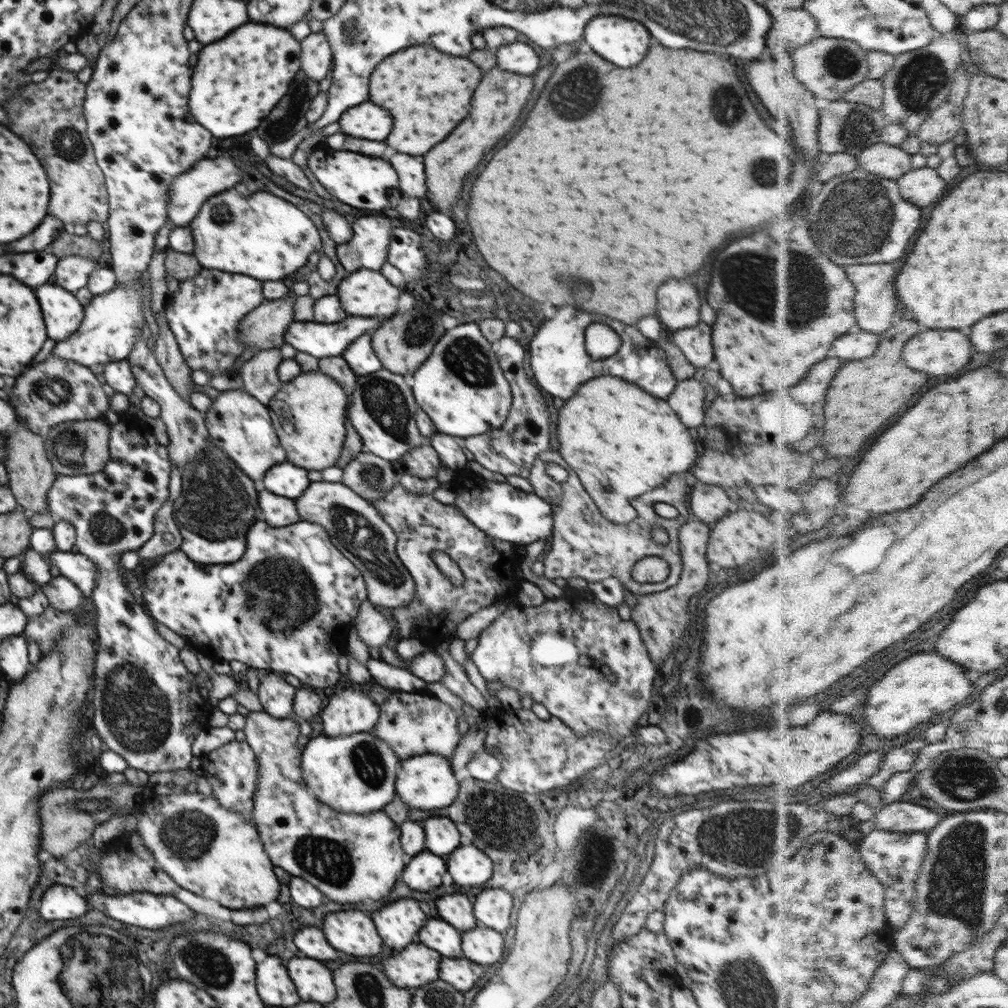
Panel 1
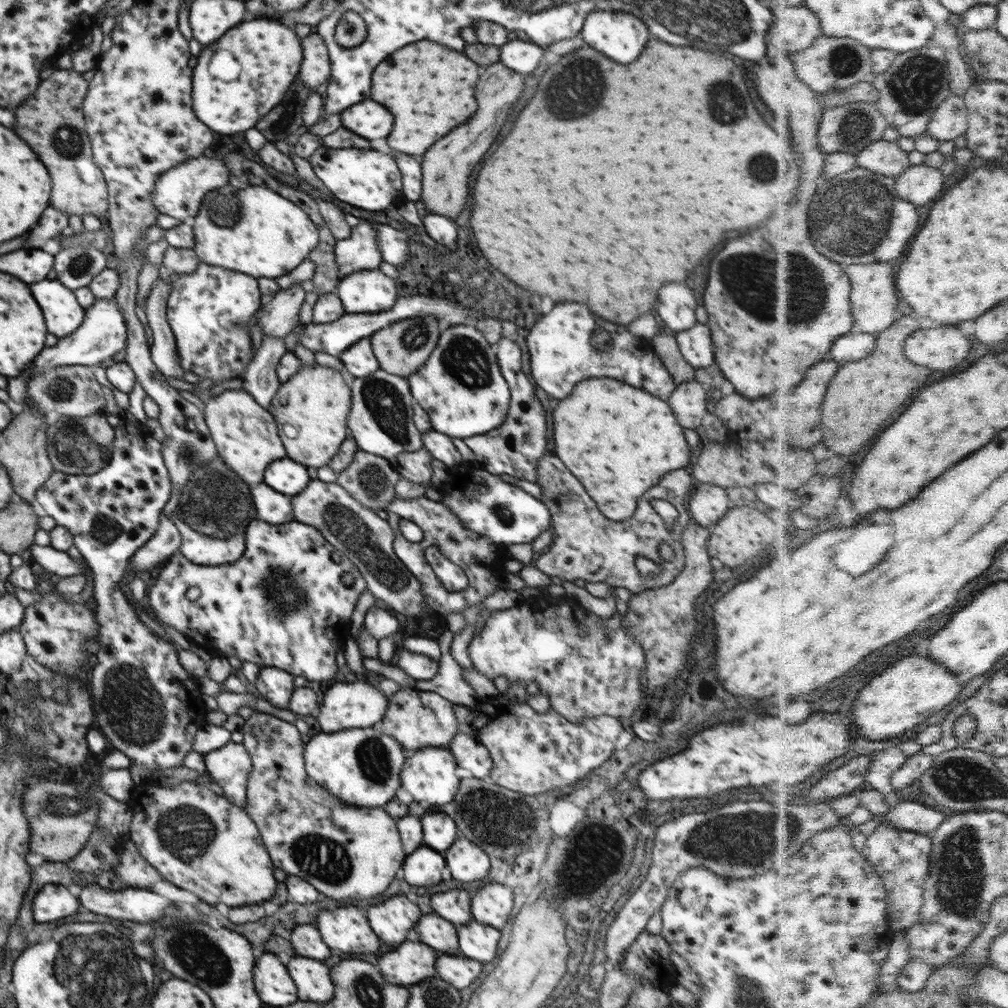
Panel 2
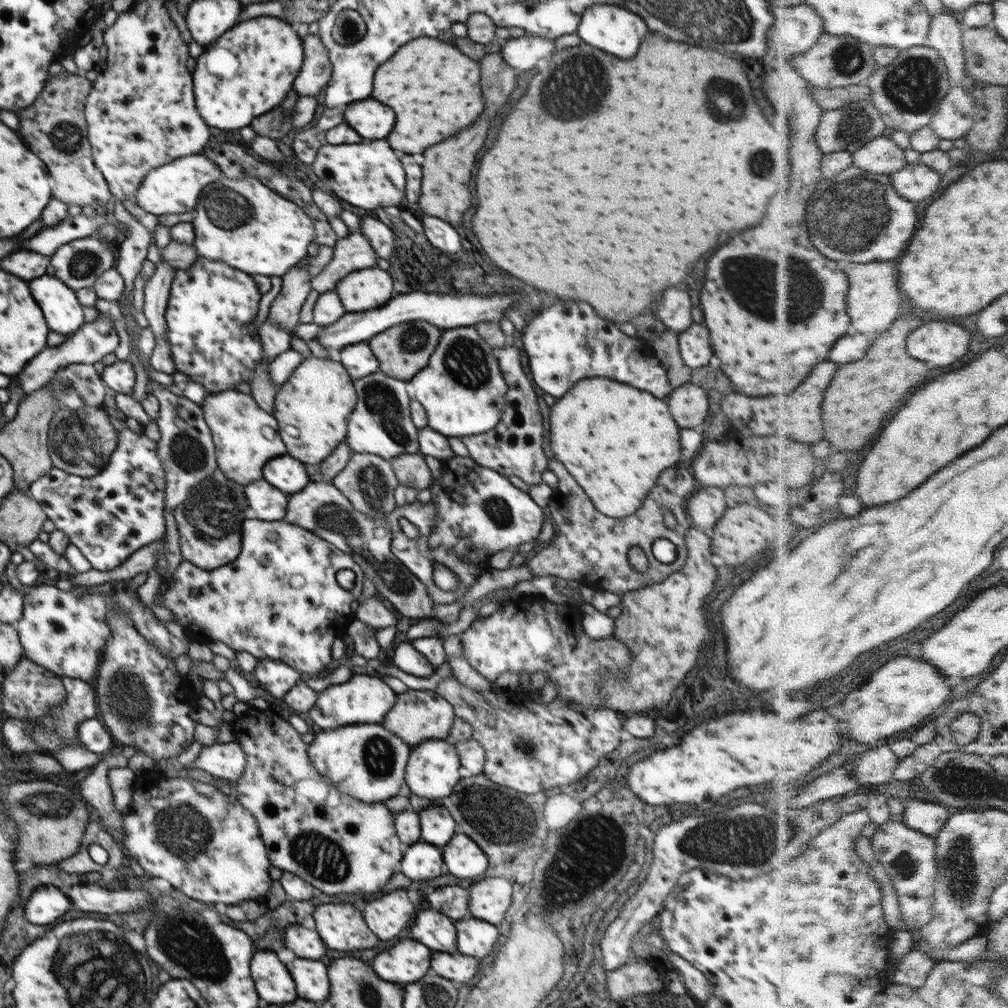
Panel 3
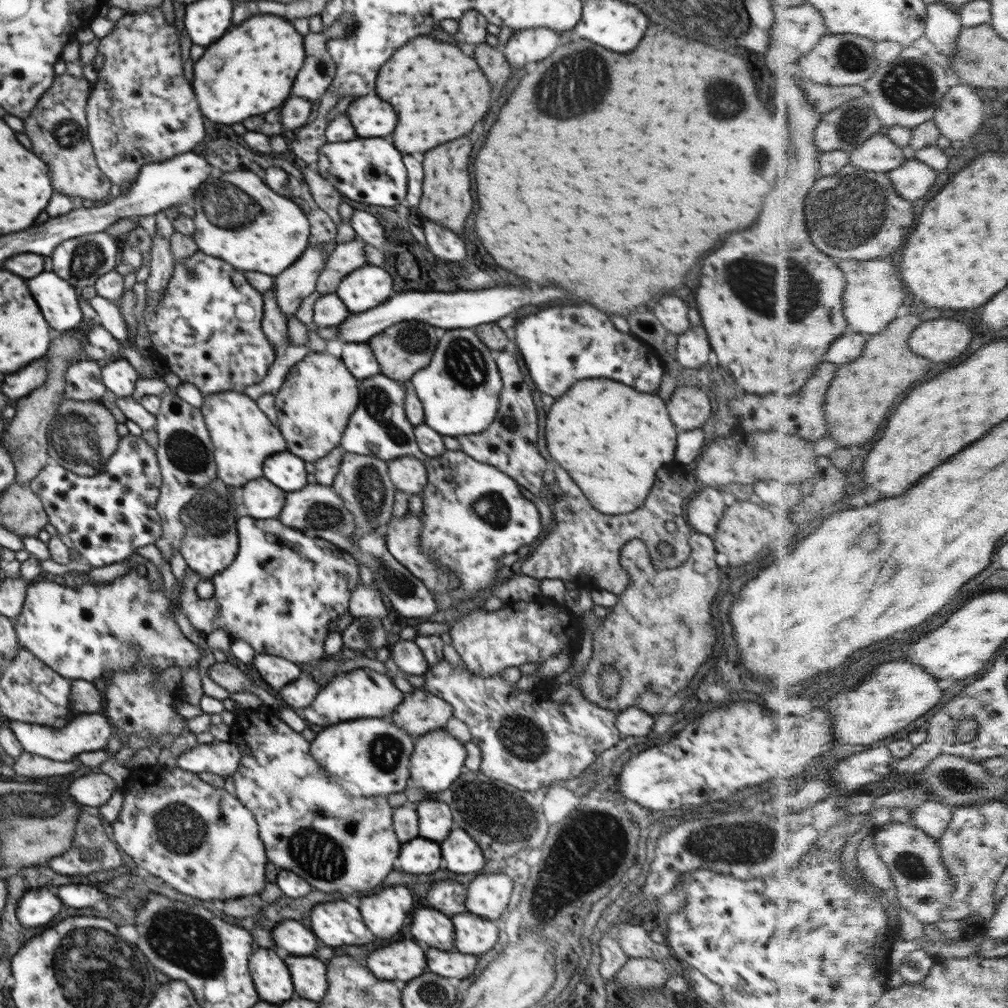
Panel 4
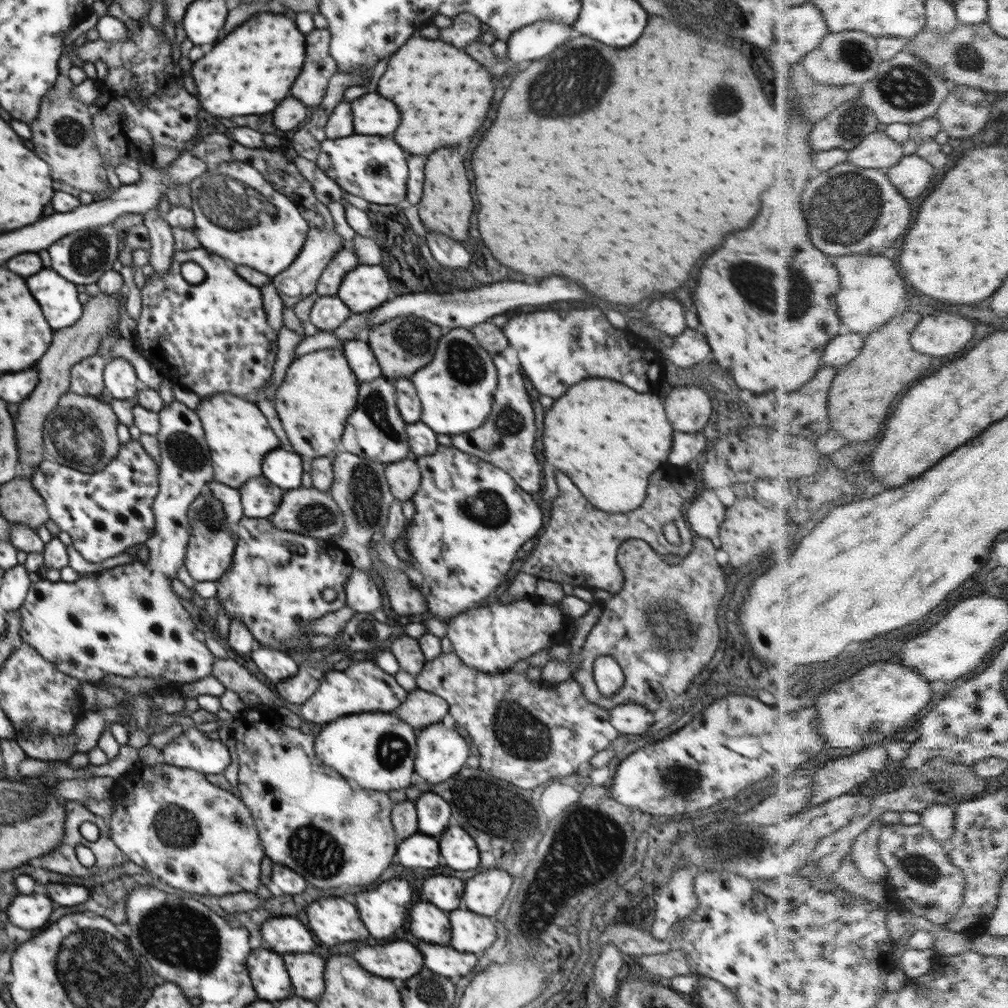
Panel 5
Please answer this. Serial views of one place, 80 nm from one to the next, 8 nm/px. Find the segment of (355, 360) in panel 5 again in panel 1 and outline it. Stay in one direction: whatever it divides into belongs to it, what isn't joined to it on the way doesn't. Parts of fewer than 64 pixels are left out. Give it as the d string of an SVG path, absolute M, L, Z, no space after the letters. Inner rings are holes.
M362 333L356 337L344 350L342 356L346 359L348 366L355 372L356 376L364 376L383 368L383 364L376 356L371 345L371 333Z

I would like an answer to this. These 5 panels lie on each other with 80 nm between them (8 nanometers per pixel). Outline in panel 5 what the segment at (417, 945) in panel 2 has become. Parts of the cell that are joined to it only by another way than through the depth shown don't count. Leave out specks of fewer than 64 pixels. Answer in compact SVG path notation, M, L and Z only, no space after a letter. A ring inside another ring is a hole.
M404 940L386 944L386 946L364 946L354 952L358 964L380 976L380 978L400 978L408 980L422 970L424 959L420 950Z

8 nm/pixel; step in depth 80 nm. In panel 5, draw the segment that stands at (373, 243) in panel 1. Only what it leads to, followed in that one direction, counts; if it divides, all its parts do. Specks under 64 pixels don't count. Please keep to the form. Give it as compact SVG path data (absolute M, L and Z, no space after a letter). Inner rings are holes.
M346 245L340 249L326 265L315 291L320 296L336 295L345 274L354 270L358 265L359 260L356 251L349 245Z

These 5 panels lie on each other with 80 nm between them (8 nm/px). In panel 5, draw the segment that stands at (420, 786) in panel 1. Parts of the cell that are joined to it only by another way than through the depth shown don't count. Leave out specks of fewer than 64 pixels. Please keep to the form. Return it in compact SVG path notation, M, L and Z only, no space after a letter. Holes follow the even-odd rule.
M441 722L431 724L417 733L416 754L414 757L414 770L420 778L430 782L430 784L440 784L458 774L467 764L471 755L469 740L464 739L456 731L456 728L446 728Z

